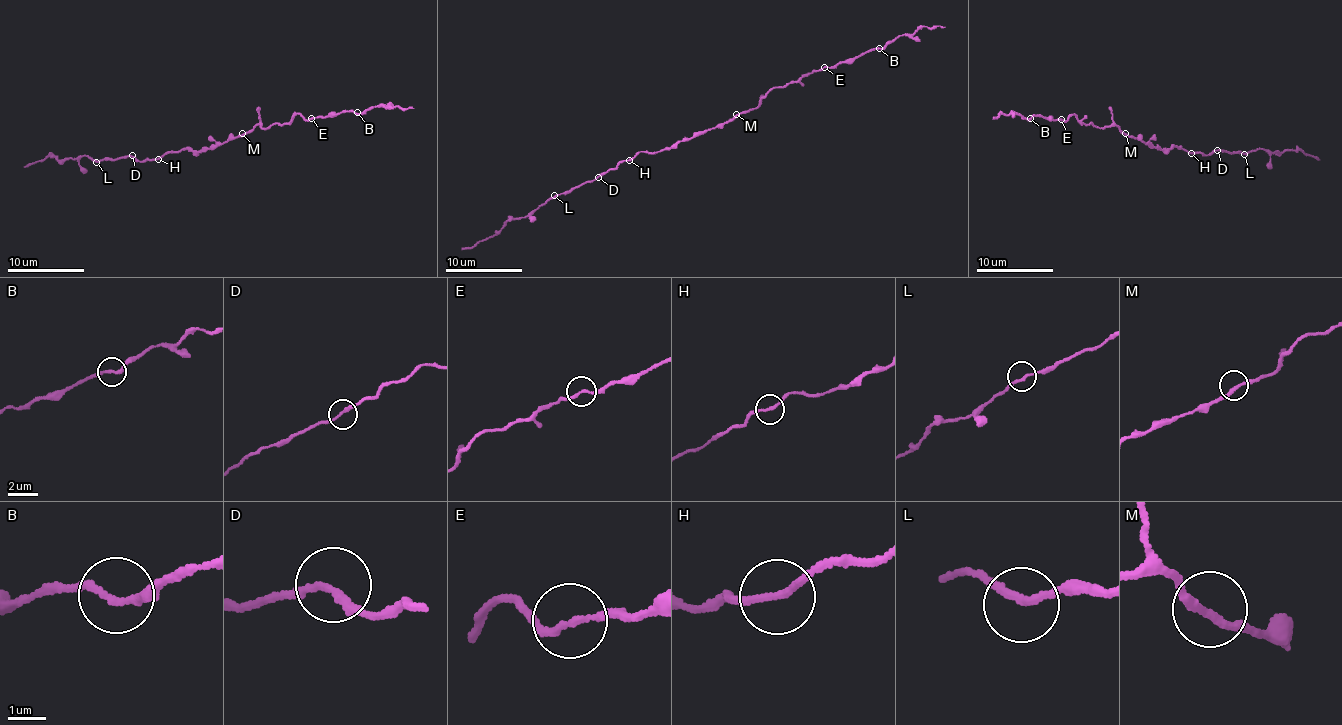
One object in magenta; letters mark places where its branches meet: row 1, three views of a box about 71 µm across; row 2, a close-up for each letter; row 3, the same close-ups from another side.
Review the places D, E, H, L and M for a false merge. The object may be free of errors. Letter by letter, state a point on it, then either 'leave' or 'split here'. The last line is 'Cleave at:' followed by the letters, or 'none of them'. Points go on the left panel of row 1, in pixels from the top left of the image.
D: at (132, 155); leave
E: at (311, 118); split here
H: at (158, 159); leave
L: at (96, 162); leave
M: at (242, 133); leave
Cleave at: E

